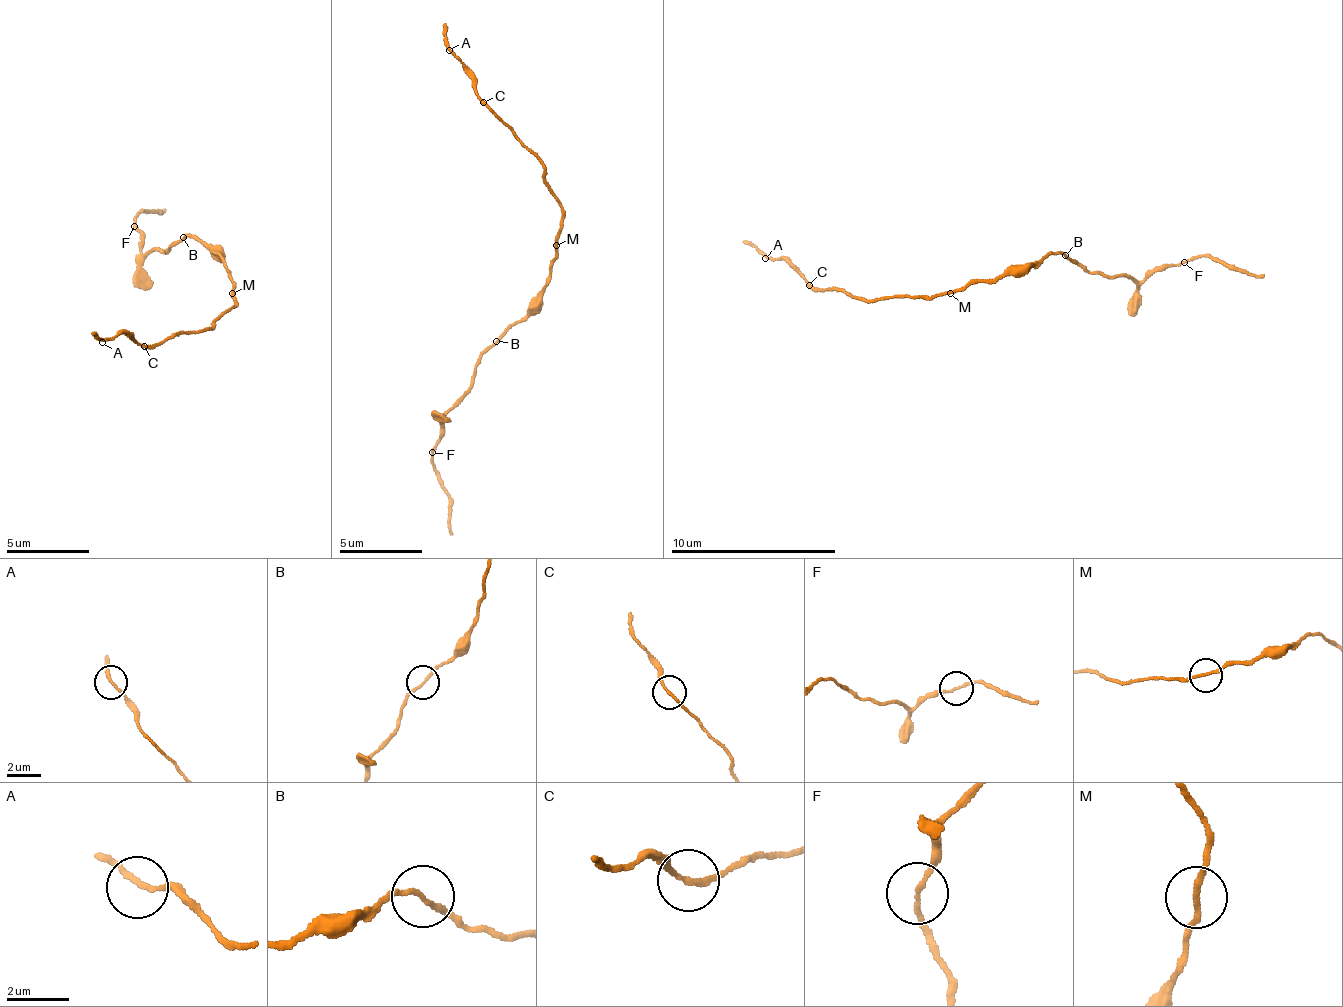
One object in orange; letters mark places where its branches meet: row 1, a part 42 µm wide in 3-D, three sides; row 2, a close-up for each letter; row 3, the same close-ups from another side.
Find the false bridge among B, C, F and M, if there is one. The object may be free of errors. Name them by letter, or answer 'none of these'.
none of these

